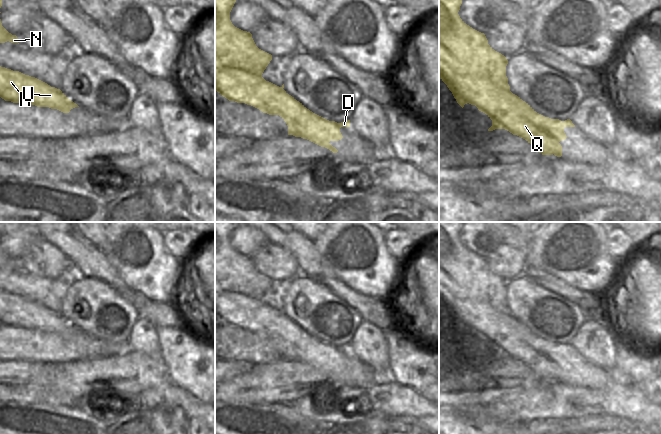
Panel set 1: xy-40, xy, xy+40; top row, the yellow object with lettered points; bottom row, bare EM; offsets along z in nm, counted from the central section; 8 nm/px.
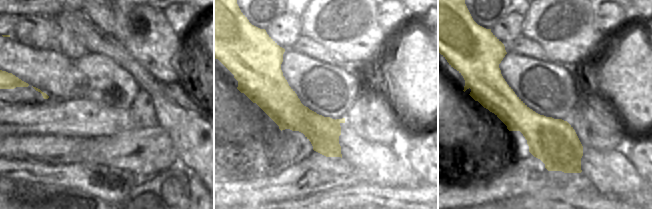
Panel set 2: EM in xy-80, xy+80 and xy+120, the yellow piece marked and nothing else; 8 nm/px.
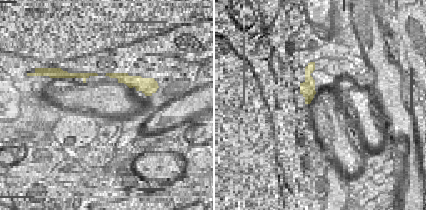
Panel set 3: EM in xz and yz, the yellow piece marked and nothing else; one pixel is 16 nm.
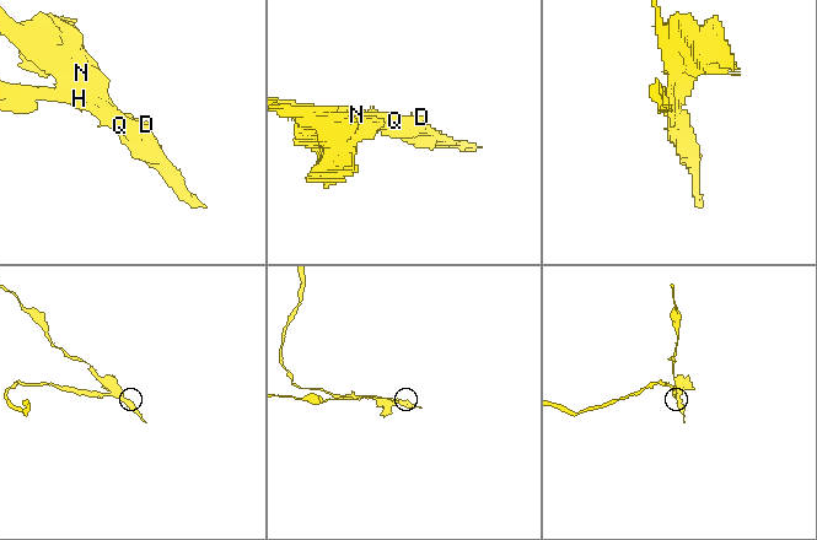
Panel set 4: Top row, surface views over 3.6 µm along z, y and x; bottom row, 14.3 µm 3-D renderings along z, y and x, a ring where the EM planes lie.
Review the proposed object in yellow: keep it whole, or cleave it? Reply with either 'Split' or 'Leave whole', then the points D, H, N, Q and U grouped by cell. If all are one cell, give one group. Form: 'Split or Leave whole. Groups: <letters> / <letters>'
Split. Groups: D H Q U / N

